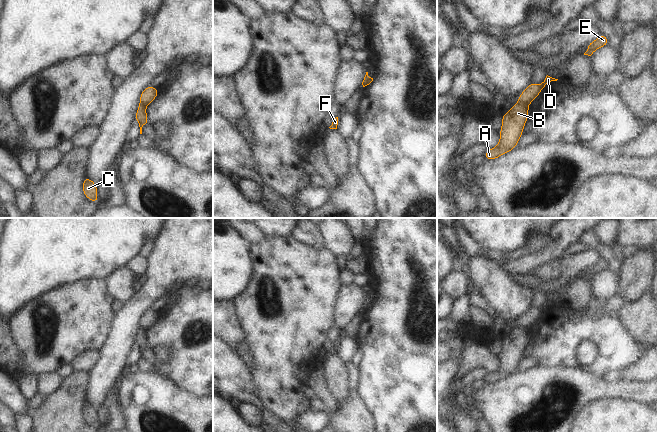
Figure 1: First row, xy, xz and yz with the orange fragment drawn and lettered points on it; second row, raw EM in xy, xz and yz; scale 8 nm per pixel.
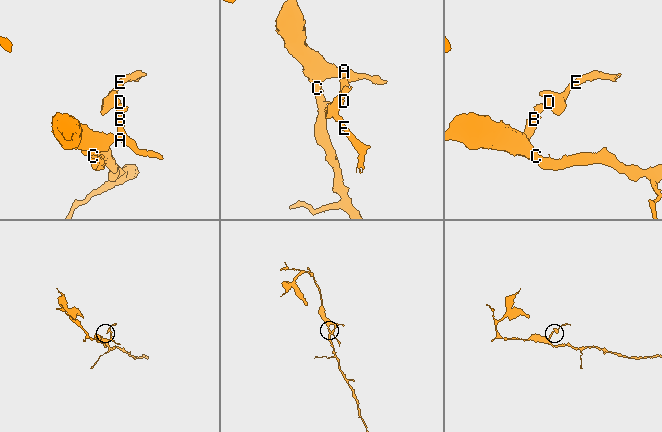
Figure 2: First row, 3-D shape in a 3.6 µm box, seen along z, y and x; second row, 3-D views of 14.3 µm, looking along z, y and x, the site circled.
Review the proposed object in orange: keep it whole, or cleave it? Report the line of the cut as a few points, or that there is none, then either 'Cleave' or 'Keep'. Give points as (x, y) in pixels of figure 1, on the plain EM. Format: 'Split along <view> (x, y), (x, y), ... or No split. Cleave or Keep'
Split along yz (518, 327), (527, 329). Cleave

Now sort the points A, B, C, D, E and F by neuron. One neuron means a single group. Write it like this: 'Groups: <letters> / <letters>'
Groups: A B C / D E F

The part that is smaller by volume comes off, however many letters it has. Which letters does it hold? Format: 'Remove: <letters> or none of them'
Remove: D, E, F

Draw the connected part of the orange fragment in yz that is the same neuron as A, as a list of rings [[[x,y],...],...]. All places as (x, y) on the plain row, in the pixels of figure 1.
[[[515,328],[509,336],[502,338],[499,367],[495,372],[487,373],[483,379],[486,384],[495,384],[516,372],[520,361],[523,359],[523,351],[527,346],[528,337],[528,329]]]

